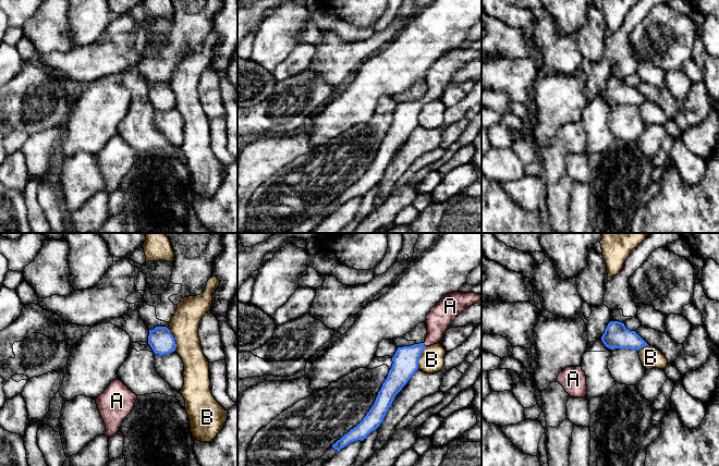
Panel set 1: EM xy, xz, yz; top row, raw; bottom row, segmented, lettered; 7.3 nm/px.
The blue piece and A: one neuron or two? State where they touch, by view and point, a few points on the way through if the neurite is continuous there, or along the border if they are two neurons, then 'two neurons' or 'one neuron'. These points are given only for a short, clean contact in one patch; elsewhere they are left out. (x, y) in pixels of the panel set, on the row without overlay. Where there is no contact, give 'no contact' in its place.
contact xz (423, 100); way xz (405, 117), (423, 100), (435, 89), (440, 72); one neuron

